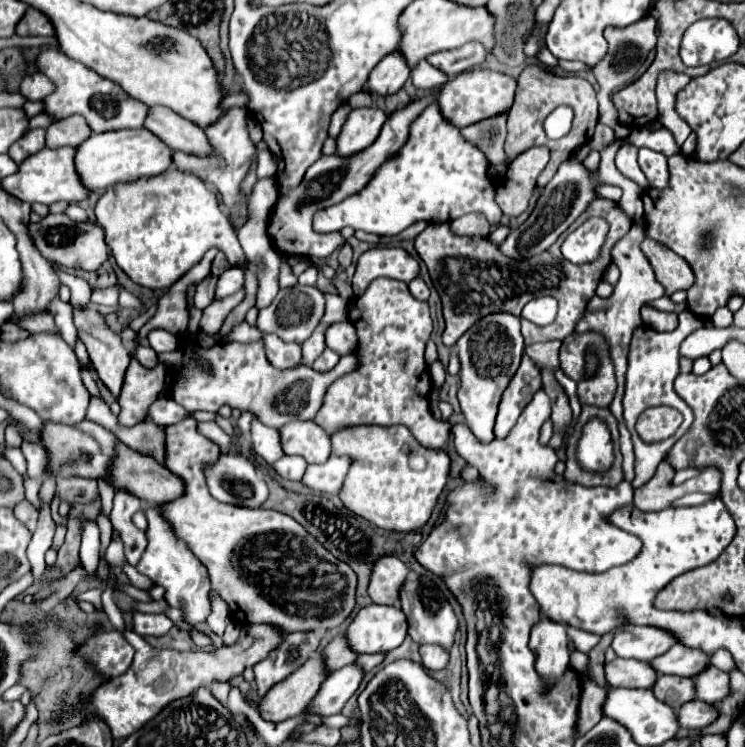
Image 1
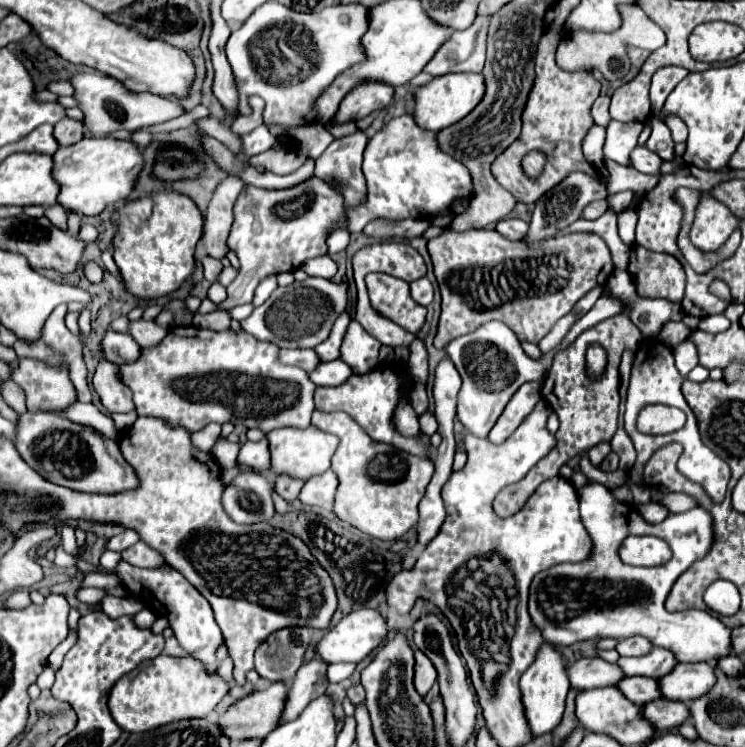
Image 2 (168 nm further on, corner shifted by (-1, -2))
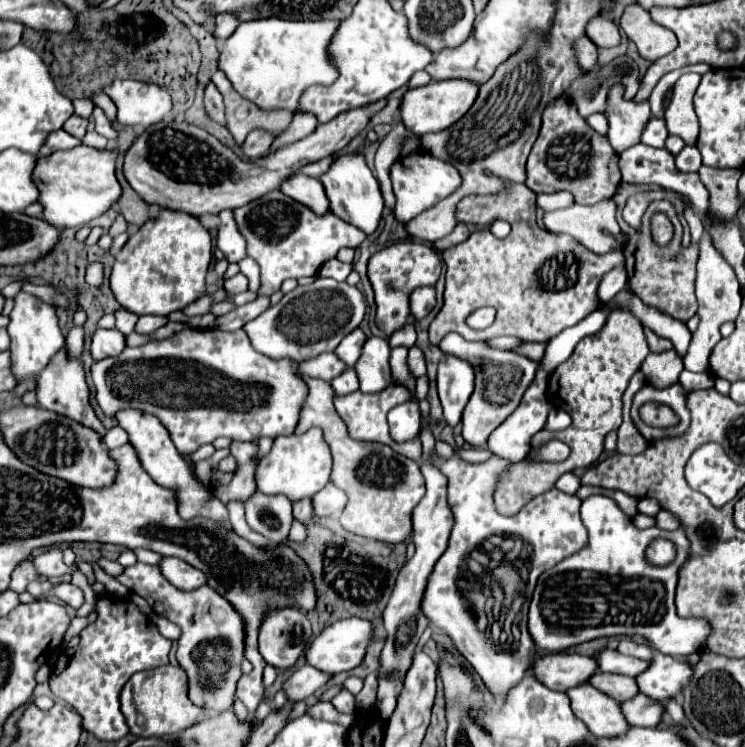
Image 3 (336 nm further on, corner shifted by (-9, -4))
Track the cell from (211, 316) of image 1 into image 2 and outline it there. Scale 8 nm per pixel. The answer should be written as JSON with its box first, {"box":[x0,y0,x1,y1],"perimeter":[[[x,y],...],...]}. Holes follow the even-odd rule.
{"box":[217,176,343,310],"perimeter":[[[317,176],[283,190],[245,186],[233,212],[235,222],[227,244],[237,252],[241,270],[239,276],[227,286],[227,298],[217,306],[219,310],[231,310],[239,304],[251,302],[257,284],[265,276],[295,272],[305,260],[325,256],[329,228],[333,228],[335,220],[343,214],[343,192]]]}

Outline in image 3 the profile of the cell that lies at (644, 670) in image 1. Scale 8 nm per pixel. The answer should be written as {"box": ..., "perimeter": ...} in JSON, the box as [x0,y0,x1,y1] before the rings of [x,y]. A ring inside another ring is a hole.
{"box":[531,654,597,692],"perimeter":[[[547,654],[539,656],[531,664],[531,674],[555,692],[567,692],[571,686],[585,684],[591,674],[597,672],[595,660],[579,654]]]}

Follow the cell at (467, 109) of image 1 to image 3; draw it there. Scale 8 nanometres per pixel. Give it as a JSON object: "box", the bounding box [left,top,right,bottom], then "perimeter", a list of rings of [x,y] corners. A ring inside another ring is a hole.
{"box":[401,80,479,136],"perimeter":[[[431,80],[427,86],[407,90],[403,100],[401,100],[401,122],[405,128],[417,136],[423,136],[427,132],[439,132],[445,130],[447,126],[455,124],[463,114],[471,108],[475,102],[475,94],[479,88],[473,82],[465,80]]]}

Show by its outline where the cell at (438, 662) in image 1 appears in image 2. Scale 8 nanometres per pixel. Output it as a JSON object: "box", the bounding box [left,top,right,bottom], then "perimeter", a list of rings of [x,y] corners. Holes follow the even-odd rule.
{"box":[415,652,437,696],"perimeter":[[[415,652],[415,688],[425,696],[429,692],[429,688],[435,684],[437,680],[437,670],[433,666],[433,662],[421,652]]]}

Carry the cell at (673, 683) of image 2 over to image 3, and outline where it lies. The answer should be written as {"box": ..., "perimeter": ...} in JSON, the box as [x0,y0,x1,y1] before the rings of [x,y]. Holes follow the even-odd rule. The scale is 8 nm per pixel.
{"box":[635,650,691,702],"perimeter":[[[655,650],[647,670],[637,674],[635,682],[641,694],[663,702],[671,696],[677,696],[687,678],[691,678],[691,666],[687,662],[667,654],[657,654]]]}

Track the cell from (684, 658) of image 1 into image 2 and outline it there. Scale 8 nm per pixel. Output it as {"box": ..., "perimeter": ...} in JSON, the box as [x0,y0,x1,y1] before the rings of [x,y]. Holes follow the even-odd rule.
{"box":[617,648,679,678],"perimeter":[[[653,648],[647,656],[641,658],[619,658],[617,664],[623,668],[627,676],[649,676],[649,678],[659,678],[669,674],[679,660],[675,658],[673,652],[665,648]]]}

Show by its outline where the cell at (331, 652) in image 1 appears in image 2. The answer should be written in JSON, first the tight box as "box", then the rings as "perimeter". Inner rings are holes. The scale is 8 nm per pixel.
{"box":[281,658,329,724],"perimeter":[[[313,658],[311,662],[307,662],[299,668],[299,672],[291,684],[291,692],[287,696],[287,708],[285,708],[281,724],[295,720],[311,700],[315,700],[317,696],[321,696],[327,690],[327,686],[329,686],[327,666],[329,664],[325,660]]]}

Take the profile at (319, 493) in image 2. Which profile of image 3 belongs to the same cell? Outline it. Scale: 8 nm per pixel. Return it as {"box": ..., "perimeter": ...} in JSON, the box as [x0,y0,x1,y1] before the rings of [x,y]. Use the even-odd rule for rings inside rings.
{"box":[313,482,347,516],"perimeter":[[[331,482],[313,496],[313,508],[315,508],[315,516],[331,516],[335,512],[341,512],[347,504],[347,496],[343,494],[343,490],[335,488]]]}

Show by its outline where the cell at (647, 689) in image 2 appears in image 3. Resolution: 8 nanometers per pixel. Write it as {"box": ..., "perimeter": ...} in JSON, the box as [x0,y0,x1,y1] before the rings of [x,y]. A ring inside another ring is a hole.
{"box":[587,672,639,702],"perimeter":[[[597,672],[587,680],[587,684],[597,688],[599,692],[611,696],[617,702],[625,702],[627,698],[633,698],[639,692],[639,690],[635,690],[635,680],[633,678],[623,678],[621,674]]]}

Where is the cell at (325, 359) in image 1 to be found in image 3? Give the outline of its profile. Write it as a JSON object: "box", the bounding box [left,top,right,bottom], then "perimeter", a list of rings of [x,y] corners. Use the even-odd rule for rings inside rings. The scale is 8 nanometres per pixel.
{"box":[331,368,359,396],"perimeter":[[[347,368],[343,374],[339,374],[339,378],[331,380],[331,386],[333,386],[337,396],[347,396],[351,392],[357,392],[359,390],[359,380],[357,380],[355,370]]]}

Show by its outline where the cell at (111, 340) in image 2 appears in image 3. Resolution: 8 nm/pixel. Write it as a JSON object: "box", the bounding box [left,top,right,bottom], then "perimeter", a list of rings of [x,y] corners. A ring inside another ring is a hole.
{"box":[91,330,125,360],"perimeter":[[[95,330],[91,338],[91,356],[95,360],[103,360],[115,354],[121,354],[125,348],[125,336],[119,330]]]}

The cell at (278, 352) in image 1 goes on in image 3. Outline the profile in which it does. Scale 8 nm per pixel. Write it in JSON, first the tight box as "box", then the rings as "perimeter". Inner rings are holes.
{"box":[299,354,347,382],"perimeter":[[[321,354],[319,358],[299,364],[301,374],[307,374],[311,378],[321,378],[325,382],[331,382],[345,368],[347,368],[347,364],[343,364],[343,360],[339,360],[335,354]]]}

